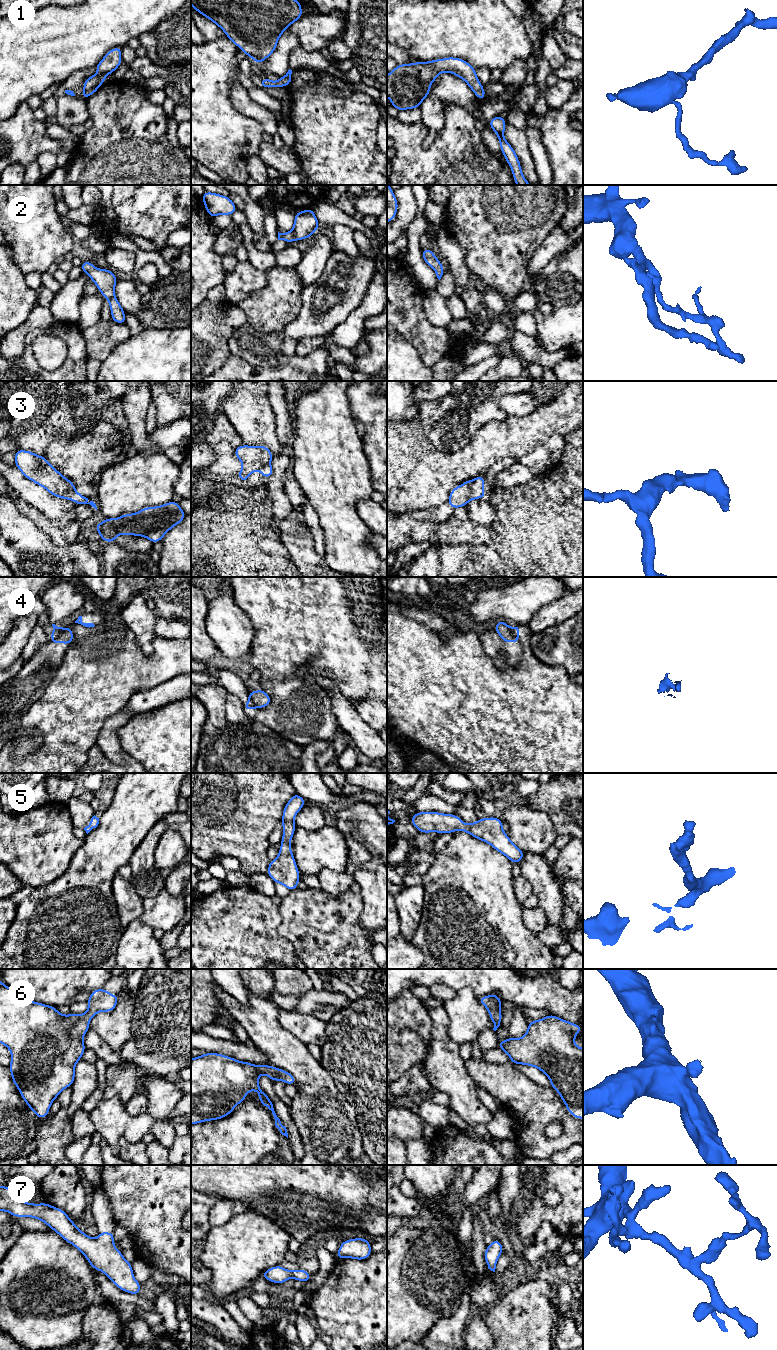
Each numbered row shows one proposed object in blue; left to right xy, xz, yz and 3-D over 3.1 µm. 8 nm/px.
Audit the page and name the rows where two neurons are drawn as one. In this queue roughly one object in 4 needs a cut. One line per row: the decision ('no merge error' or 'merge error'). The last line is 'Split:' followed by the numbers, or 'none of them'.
1: no merge error
2: no merge error
3: merge error
4: merge error
5: no merge error
6: no merge error
7: no merge error
Split: 3, 4

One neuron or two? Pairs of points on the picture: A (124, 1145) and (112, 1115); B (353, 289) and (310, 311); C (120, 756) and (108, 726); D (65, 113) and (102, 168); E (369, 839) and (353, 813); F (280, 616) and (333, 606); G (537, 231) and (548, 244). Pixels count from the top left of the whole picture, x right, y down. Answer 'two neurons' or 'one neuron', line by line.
A: two neurons
B: one neuron
C: one neuron
D: two neurons
E: one neuron
F: one neuron
G: two neurons

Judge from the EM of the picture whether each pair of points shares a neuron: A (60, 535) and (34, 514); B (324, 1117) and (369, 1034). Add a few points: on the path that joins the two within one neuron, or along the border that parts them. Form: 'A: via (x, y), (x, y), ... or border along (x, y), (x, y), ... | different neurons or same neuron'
A: via (54, 529), (40, 519) | same neuron
B: border along (326, 1070), (336, 1088), (354, 1108) | different neurons

